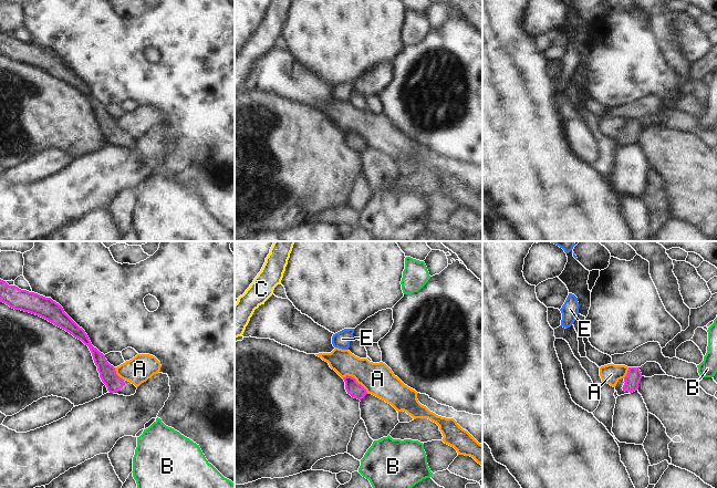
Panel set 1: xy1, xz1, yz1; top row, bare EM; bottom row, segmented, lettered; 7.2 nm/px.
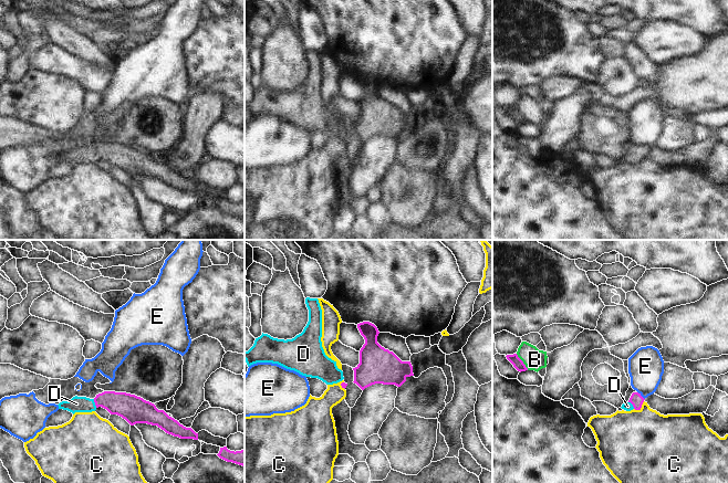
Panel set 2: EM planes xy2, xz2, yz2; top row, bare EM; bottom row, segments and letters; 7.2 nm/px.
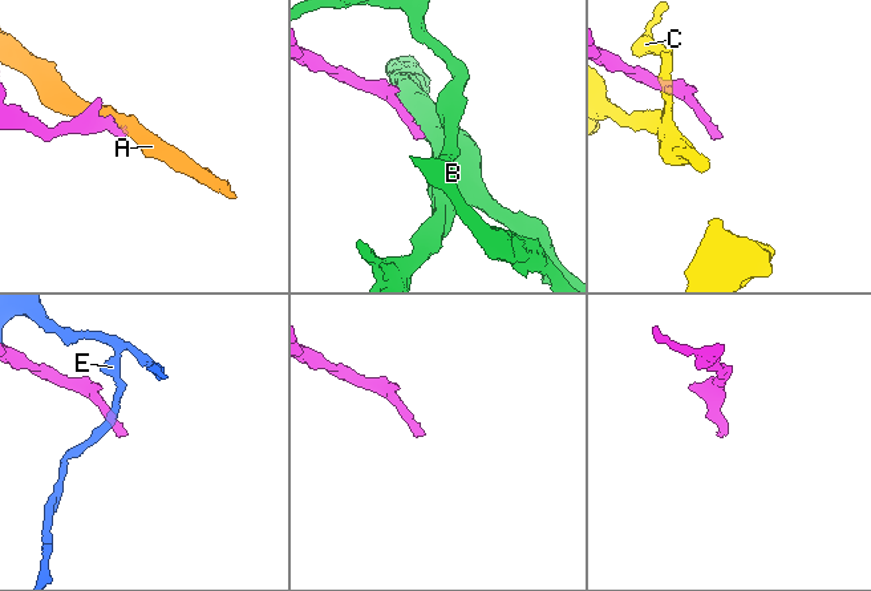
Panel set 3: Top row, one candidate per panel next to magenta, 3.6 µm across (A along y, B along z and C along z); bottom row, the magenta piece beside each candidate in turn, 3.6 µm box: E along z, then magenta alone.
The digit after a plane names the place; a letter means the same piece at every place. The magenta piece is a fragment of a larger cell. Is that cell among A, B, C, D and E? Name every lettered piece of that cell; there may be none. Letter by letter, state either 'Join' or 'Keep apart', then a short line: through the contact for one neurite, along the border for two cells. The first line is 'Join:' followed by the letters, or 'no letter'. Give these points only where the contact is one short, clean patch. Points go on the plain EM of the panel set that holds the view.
Join: D
A: Keep apart. Line: xz1 (342, 130), (346, 127), (352, 128), (367, 145)
B: Keep apart. Line: yz2 (516, 106), (528, 122)
C: Keep apart. Line: yz2 (644, 154), (638, 161), (634, 161)
D: Join. Line: xy2 (130, 159), (115, 155), (95, 156), (76, 156)
E: Keep apart. Line: yz2 (637, 144), (644, 151)

